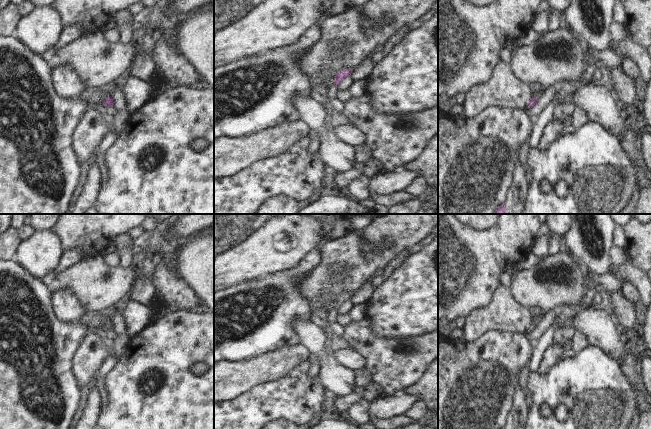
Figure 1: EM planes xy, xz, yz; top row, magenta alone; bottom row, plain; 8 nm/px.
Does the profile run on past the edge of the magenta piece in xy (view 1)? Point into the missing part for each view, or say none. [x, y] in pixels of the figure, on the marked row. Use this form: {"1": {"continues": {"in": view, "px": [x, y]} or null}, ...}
{"1": {"continues": {"in": "xy", "px": [111, 110]}}}

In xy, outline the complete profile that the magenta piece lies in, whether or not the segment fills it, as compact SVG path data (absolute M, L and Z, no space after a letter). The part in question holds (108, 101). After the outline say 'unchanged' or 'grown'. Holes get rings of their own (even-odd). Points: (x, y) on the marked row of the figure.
M108 96L104 99L103 104L105 104L107 106L107 112L106 115L109 118L113 118L116 112L115 107L113 106L113 100Z; grown

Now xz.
M343 69L338 72L338 74L333 79L333 84L329 87L327 98L328 100L336 98L336 94L338 92L338 84L347 76L350 76L350 74L353 71L351 69Z; grown

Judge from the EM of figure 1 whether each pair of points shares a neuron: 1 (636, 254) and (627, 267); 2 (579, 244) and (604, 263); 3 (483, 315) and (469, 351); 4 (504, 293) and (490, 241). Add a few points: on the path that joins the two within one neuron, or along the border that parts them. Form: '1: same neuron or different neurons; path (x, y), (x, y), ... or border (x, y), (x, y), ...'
1: different neurons; border (628, 259), (634, 266), (640, 269)
2: same neuron; path (584, 251), (592, 259), (597, 260)
3: different neurons; border (494, 330), (488, 330), (470, 341), (462, 338)
4: different neurons; border (501, 285), (494, 290), (491, 298), (486, 303)

